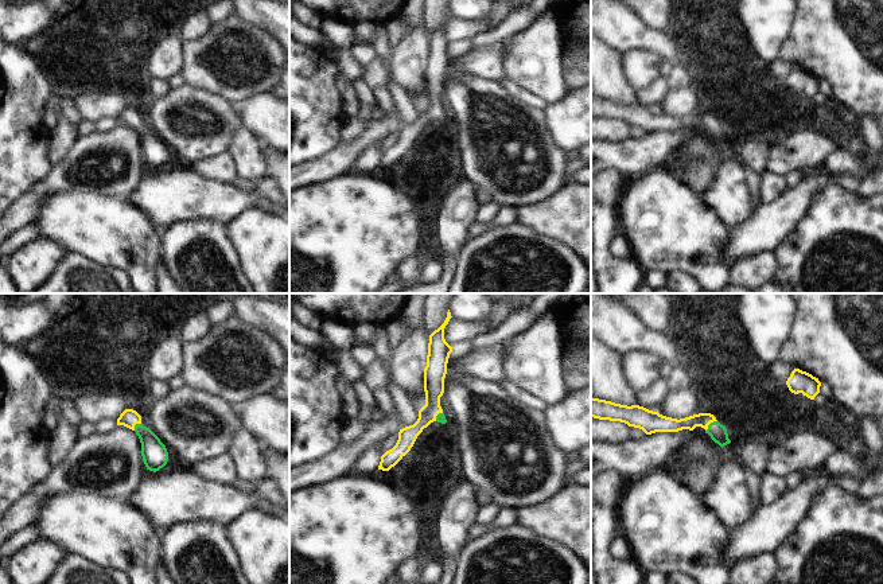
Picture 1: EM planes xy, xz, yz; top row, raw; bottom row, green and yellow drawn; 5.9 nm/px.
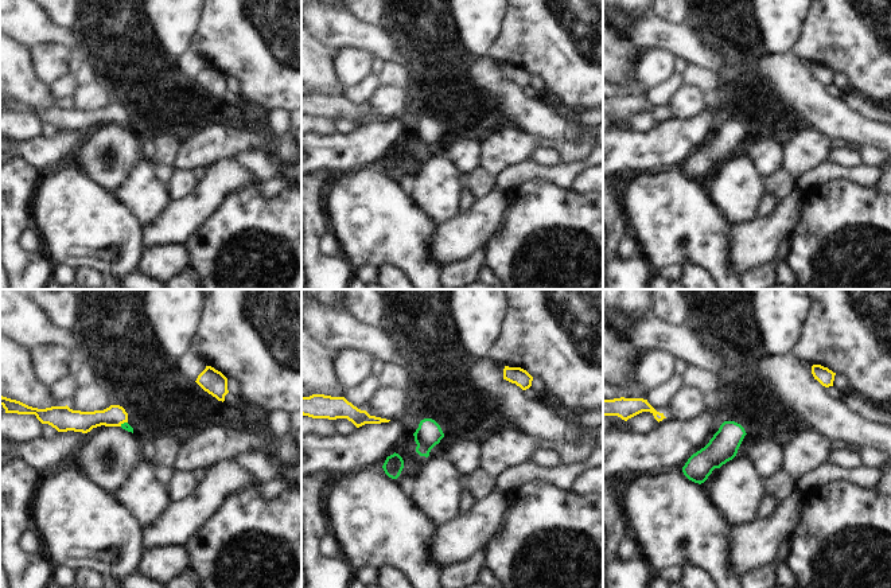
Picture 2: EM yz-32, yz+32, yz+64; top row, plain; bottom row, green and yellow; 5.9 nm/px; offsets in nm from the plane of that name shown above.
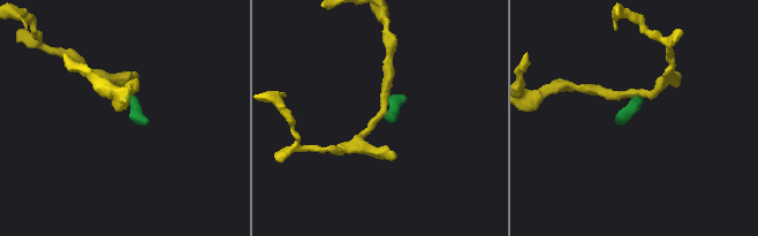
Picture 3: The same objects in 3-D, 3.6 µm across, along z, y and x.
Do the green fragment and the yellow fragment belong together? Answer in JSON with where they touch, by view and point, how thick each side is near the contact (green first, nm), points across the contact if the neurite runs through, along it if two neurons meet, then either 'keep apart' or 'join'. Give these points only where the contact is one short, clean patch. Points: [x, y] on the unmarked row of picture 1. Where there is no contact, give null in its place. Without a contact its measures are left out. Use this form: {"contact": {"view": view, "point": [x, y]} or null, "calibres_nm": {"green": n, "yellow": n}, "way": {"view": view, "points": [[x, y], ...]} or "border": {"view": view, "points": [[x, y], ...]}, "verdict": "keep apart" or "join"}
{"contact": {"view": "yz", "point": [710, 123]}, "calibres_nm": {"green": 110, "yellow": 90}, "way": {"view": "yz", "points": [[718, 131], [710, 123], [668, 123]]}, "verdict": "join"}

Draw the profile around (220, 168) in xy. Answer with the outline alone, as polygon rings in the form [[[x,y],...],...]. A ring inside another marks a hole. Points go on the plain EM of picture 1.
[[[229,152],[197,161],[190,166],[188,170],[207,180],[218,183],[230,183],[237,176],[234,163]]]

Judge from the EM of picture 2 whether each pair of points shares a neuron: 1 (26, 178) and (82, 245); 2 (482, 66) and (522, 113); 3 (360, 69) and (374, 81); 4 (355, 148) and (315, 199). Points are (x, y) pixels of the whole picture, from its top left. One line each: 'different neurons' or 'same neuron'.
1: different neurons
2: same neuron
3: different neurons
4: different neurons

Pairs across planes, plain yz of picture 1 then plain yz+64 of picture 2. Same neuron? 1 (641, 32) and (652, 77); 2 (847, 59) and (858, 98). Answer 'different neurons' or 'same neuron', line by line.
1: different neurons
2: different neurons

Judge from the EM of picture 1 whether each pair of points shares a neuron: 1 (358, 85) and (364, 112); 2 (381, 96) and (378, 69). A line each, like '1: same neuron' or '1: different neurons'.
1: same neuron
2: same neuron

